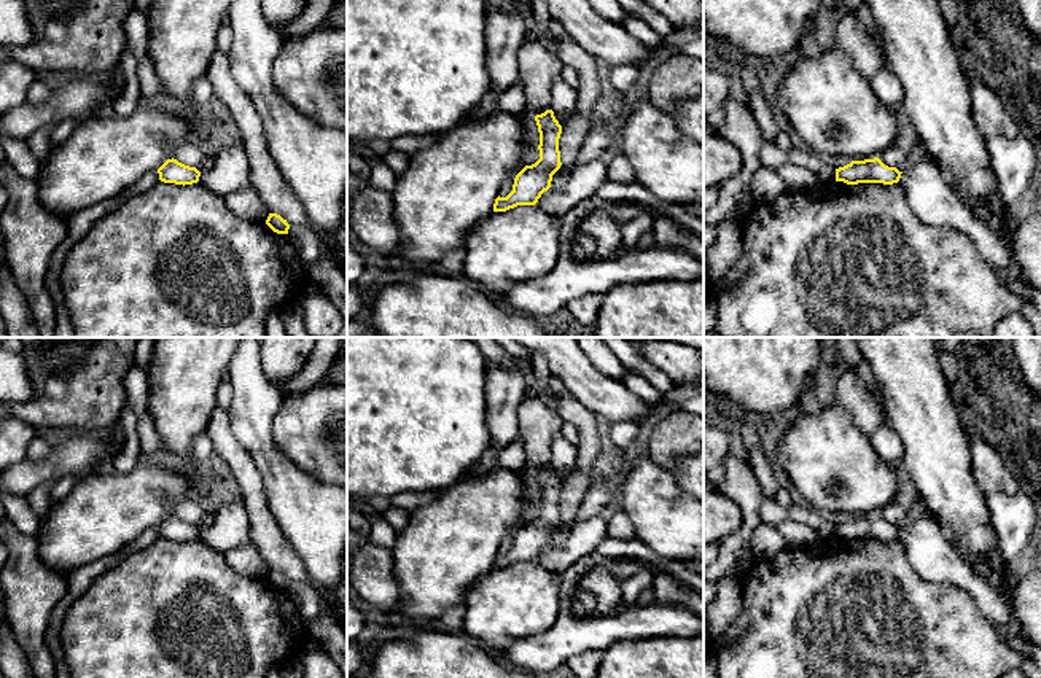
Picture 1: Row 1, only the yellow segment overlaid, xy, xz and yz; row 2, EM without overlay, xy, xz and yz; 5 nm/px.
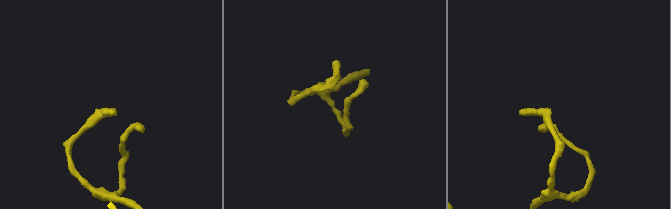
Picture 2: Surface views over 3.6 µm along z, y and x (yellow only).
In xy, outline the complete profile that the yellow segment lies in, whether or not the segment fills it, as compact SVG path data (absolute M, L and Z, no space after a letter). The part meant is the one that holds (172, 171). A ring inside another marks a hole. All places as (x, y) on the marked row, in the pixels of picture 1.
M167 159L159 169L159 180L175 185L193 185L199 181L201 172L196 167L185 166L177 159Z

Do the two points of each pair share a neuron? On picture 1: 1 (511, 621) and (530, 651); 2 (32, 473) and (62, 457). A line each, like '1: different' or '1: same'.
1: different
2: same

